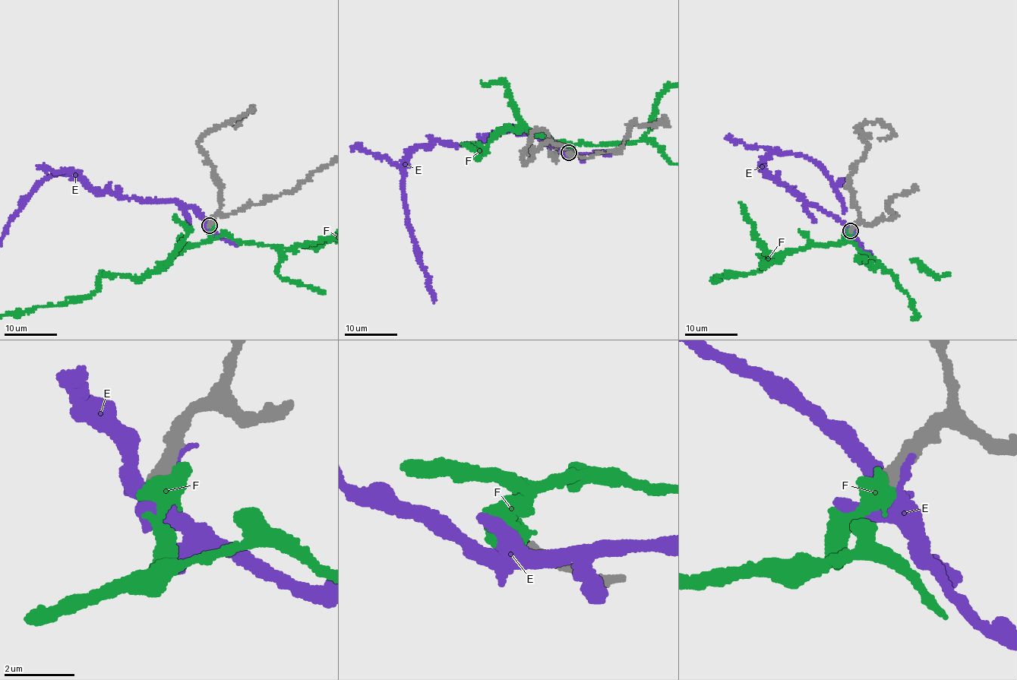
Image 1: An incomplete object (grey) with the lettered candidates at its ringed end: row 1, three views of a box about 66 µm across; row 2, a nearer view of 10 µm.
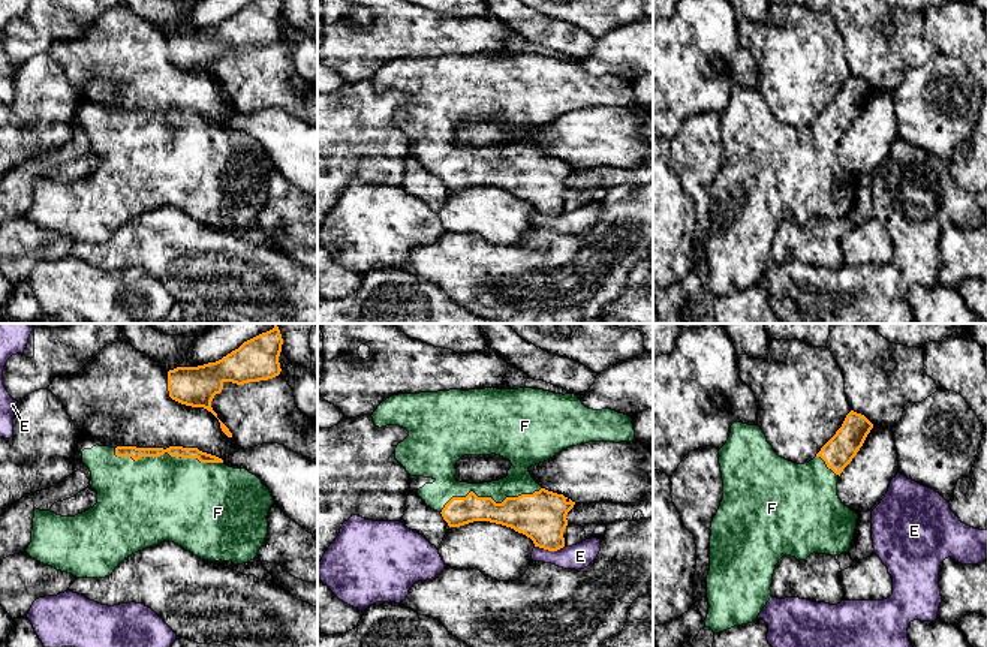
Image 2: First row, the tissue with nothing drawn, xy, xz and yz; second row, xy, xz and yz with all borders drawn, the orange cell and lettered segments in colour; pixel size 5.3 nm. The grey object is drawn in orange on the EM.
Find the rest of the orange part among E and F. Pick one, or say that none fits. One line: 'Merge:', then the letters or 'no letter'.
Merge: F

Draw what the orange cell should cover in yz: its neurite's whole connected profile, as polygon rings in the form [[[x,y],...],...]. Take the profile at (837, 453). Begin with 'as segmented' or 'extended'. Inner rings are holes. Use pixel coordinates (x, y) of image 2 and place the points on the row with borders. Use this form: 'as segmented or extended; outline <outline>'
extended; outline [[[851,410],[842,427],[813,460],[795,464],[774,452],[759,425],[743,422],[731,425],[726,443],[719,449],[723,499],[710,527],[710,571],[707,575],[710,608],[705,628],[719,634],[734,626],[755,622],[771,598],[773,574],[782,557],[791,556],[797,560],[806,560],[813,553],[840,556],[849,551],[858,514],[842,503],[837,496],[837,482],[840,473],[857,455],[872,428],[873,424],[864,415]]]

